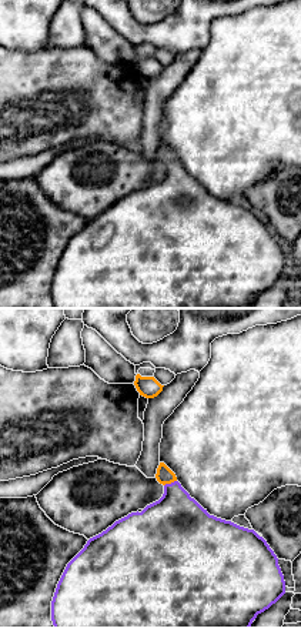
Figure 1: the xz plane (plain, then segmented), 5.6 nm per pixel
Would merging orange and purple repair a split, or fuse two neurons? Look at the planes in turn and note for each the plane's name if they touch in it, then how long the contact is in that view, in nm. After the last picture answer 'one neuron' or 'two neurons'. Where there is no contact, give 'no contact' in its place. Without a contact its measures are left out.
xz | 80 nm

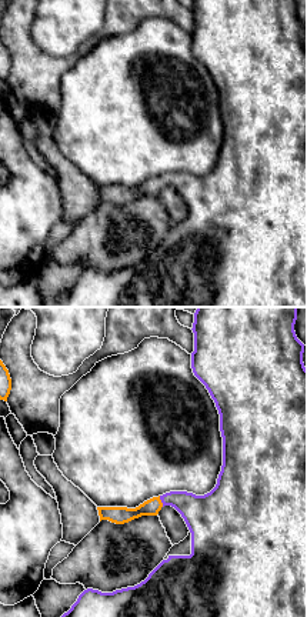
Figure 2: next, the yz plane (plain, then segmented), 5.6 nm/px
yz | 70 nm

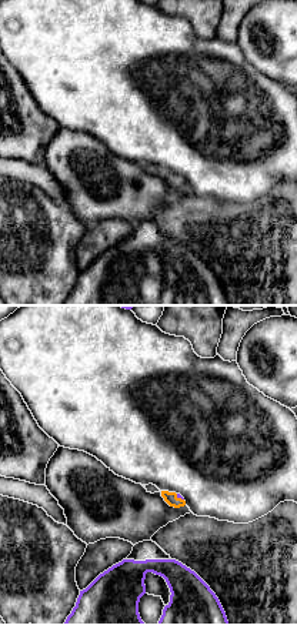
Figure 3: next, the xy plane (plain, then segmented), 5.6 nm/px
xy | 60 nm

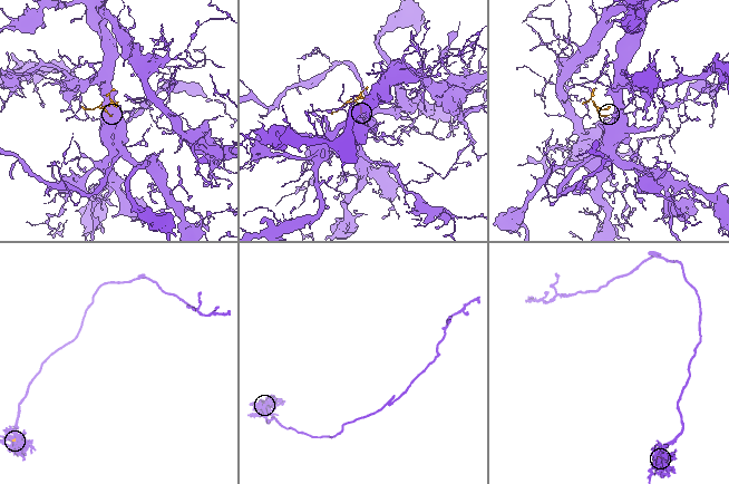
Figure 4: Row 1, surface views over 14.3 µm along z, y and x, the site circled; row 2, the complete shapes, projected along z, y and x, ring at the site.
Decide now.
one neuron

